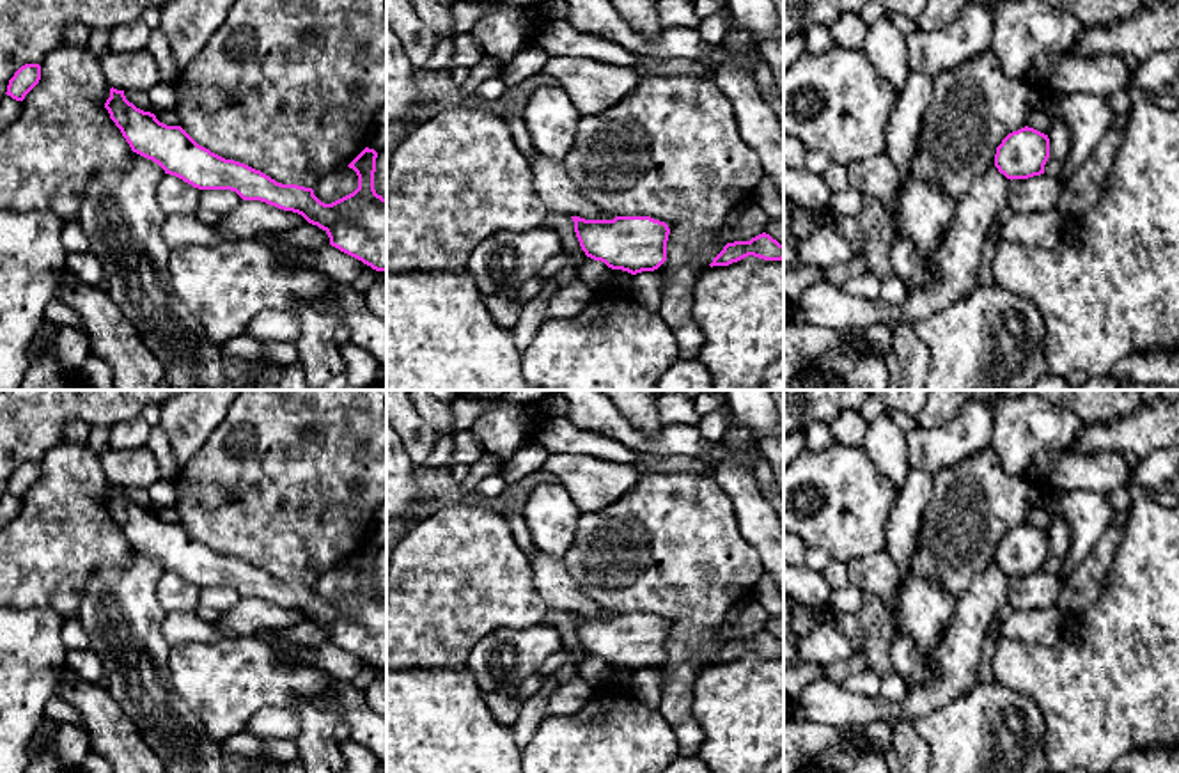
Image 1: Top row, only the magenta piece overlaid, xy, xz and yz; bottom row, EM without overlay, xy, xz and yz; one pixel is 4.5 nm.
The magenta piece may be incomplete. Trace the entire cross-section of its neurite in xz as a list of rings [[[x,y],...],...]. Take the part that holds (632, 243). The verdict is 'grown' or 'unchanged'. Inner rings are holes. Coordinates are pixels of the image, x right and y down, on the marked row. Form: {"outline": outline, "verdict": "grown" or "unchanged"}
{"outline": [[[571,216],[587,257],[631,275],[654,271],[667,261],[670,229],[651,216],[585,220]]], "verdict": "unchanged"}

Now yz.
{"outline": [[[1025,126],[1009,133],[996,147],[995,167],[1011,181],[1028,179],[1044,174],[1048,158],[1048,135]]], "verdict": "unchanged"}

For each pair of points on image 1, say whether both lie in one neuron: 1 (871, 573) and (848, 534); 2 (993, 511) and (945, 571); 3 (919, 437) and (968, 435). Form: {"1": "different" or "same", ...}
{"1": "different", "2": "same", "3": "same"}

